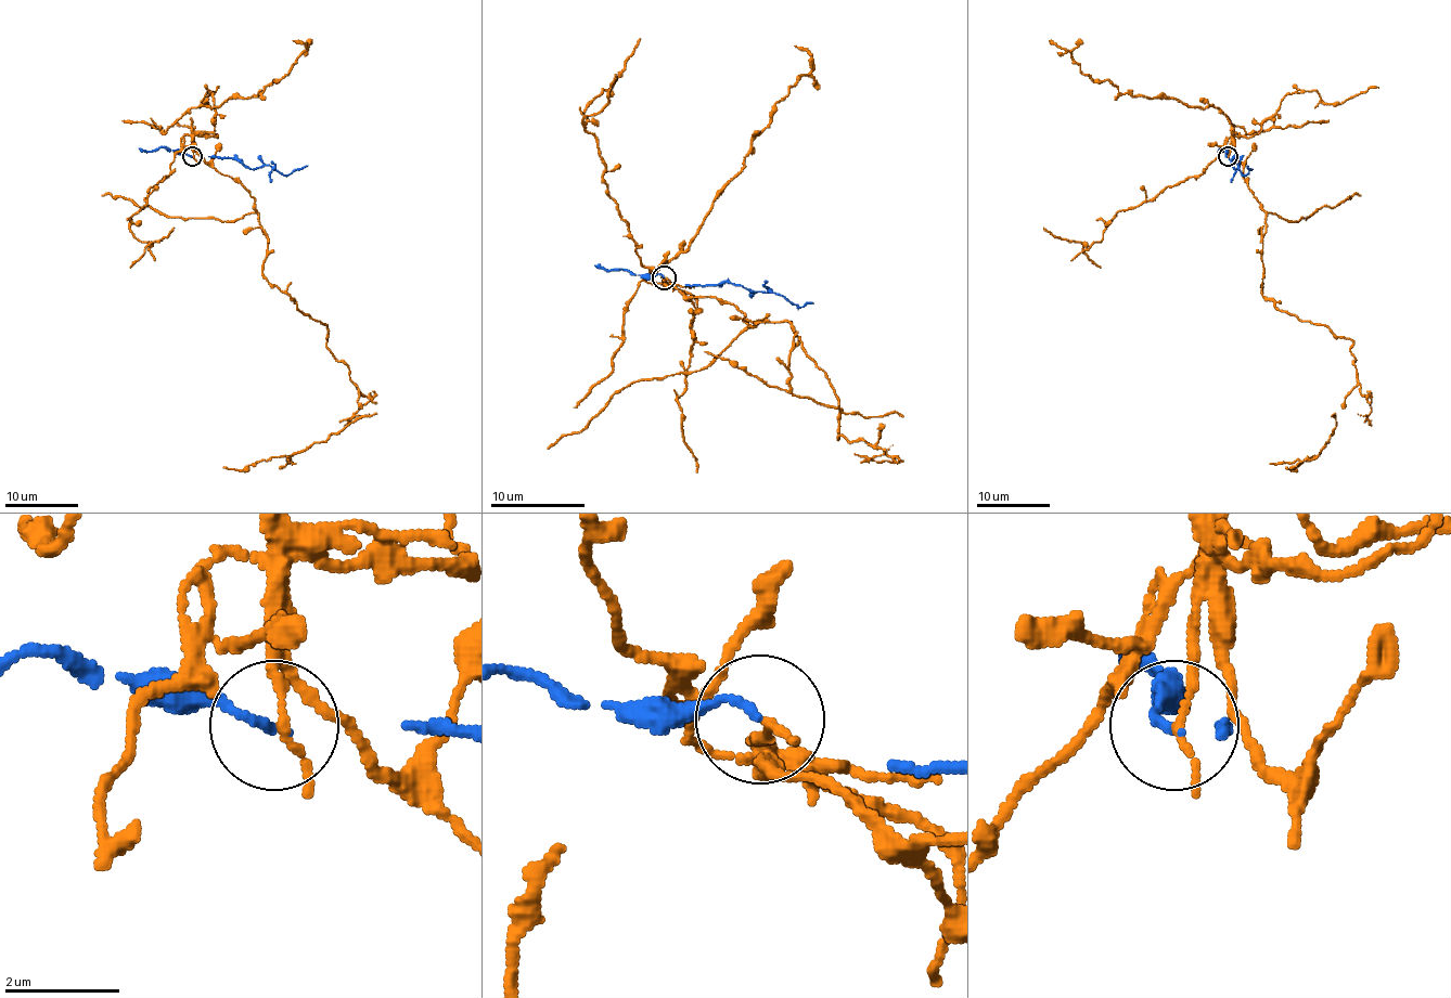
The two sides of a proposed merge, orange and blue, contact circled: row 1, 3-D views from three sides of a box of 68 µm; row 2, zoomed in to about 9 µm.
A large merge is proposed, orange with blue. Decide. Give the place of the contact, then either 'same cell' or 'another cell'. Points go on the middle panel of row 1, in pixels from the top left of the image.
at (664, 277); another cell

